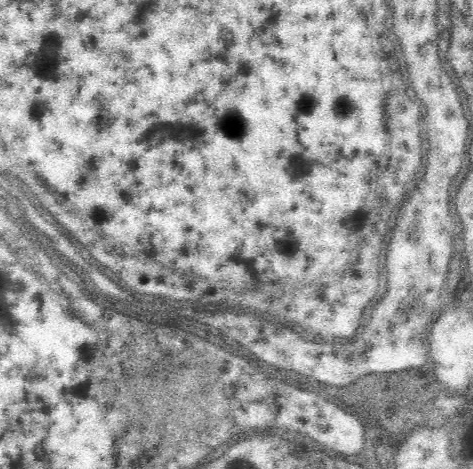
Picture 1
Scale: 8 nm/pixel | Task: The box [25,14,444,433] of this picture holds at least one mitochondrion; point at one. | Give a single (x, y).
(170, 129)

